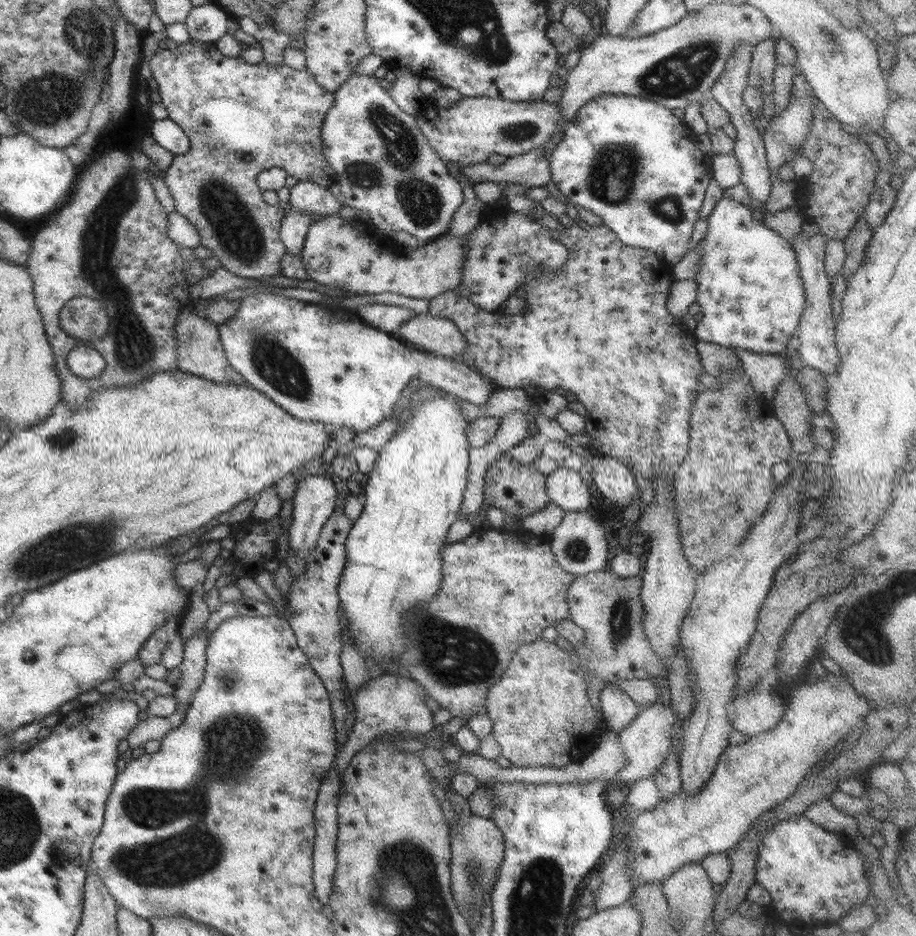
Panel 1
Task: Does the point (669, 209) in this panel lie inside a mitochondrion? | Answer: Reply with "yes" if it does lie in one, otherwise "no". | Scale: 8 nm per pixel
yes

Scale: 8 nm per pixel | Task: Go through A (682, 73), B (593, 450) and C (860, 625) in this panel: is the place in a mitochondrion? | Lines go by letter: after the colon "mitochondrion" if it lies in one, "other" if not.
A: mitochondrion
B: other
C: mitochondrion

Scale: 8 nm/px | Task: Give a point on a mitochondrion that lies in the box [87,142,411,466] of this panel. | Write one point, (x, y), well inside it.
(240, 235)

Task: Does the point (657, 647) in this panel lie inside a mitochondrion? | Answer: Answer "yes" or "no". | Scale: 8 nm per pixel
no

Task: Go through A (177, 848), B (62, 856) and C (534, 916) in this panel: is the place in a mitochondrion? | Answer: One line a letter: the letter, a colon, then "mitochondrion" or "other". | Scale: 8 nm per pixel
A: mitochondrion
B: mitochondrion
C: mitochondrion

